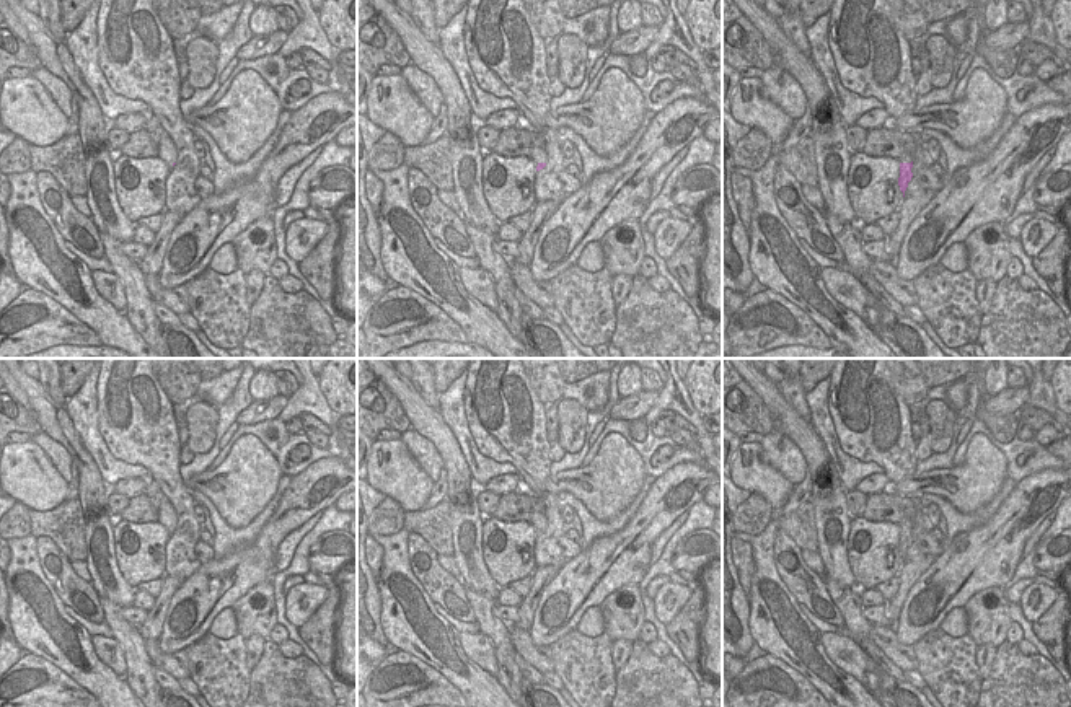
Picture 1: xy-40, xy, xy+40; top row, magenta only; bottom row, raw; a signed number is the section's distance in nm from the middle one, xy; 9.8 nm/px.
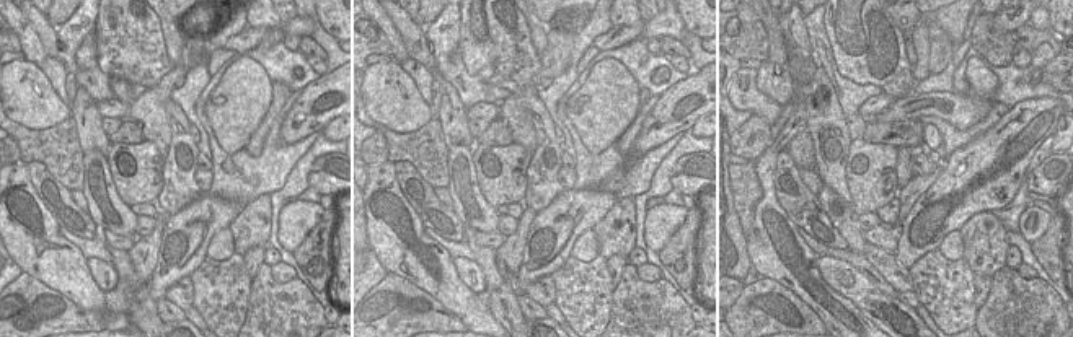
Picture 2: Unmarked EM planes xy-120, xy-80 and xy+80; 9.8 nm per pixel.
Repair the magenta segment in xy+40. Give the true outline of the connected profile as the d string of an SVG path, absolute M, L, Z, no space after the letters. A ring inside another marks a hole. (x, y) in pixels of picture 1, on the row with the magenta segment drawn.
M903 153L900 158L900 178L898 178L898 186L900 186L900 191L903 192L903 197L905 197L905 191L908 187L908 182L911 181L913 178L913 173L911 173L911 168L913 168L913 158L911 155L908 153Z

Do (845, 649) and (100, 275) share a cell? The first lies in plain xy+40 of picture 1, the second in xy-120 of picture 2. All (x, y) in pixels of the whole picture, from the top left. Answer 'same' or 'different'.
same

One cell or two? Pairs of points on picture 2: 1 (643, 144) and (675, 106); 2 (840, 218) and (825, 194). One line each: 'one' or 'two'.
1: one
2: one

